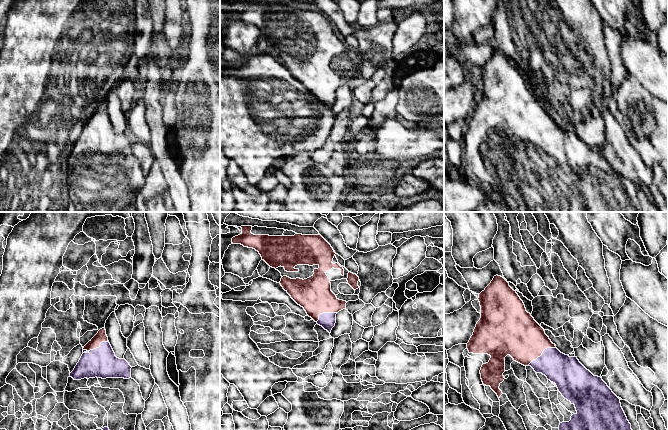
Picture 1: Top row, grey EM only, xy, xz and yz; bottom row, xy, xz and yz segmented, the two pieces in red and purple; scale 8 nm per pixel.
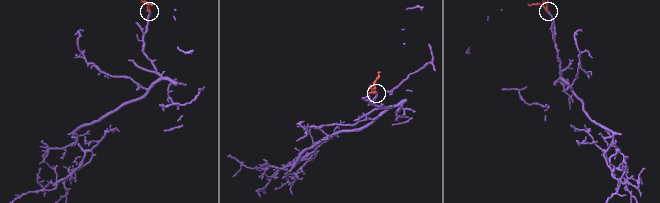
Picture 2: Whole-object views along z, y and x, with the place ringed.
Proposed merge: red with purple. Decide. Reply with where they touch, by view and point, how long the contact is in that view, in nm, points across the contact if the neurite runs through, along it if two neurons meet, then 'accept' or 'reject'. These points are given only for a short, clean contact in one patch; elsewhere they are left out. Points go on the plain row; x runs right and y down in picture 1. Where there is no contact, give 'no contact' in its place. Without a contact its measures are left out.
contact xy (96, 123); length 220 nm; accept

